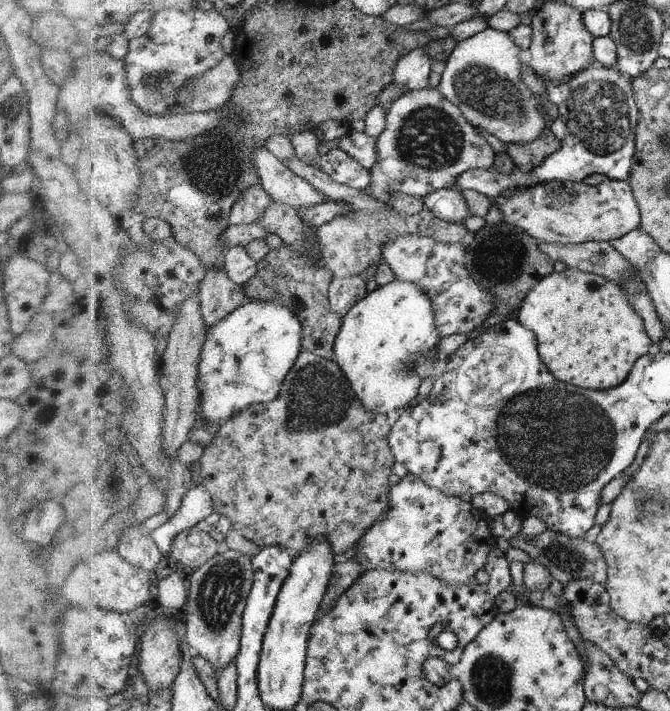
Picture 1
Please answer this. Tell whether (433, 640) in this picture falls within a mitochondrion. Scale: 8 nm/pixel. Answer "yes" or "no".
no

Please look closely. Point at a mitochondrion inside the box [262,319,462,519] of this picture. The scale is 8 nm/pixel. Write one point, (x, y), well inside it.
(318, 398)

